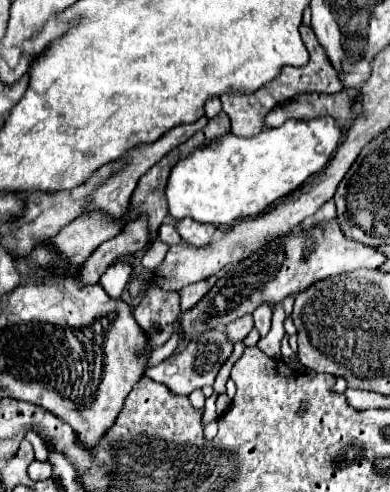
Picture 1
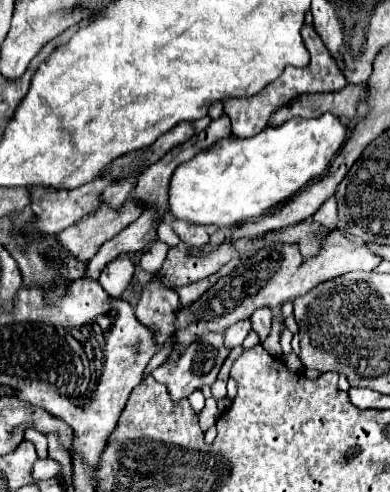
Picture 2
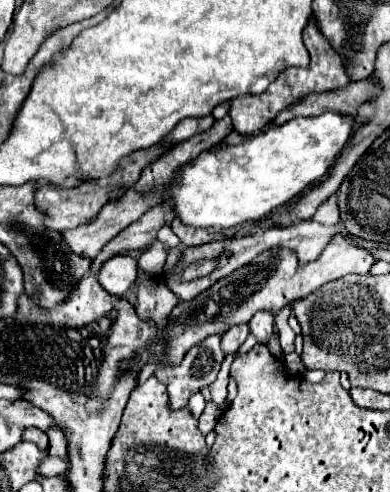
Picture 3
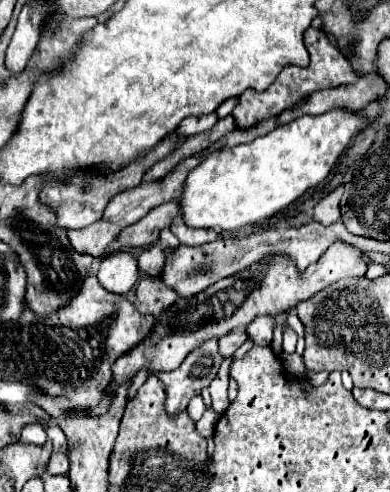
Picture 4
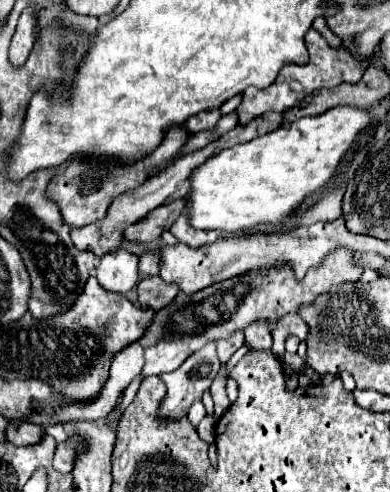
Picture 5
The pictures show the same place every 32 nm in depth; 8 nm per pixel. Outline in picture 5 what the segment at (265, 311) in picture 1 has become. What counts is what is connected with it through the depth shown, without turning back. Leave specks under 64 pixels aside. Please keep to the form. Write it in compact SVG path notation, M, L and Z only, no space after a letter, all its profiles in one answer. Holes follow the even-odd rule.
M252 324L252 328L244 330L244 344L250 350L272 350L272 336L268 332L268 324Z

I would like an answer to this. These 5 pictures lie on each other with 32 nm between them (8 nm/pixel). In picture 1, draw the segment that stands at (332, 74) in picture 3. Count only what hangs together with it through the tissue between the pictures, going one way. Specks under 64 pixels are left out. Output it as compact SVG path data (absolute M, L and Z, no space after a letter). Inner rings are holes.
M302 24L300 26L300 34L302 34L302 40L304 40L304 44L306 44L306 48L310 52L310 62L306 66L302 66L302 68L292 68L292 66L282 68L280 76L276 76L276 80L268 82L264 88L260 88L260 92L256 92L252 96L224 96L224 98L220 98L224 112L230 116L232 132L236 136L256 136L264 128L264 120L266 120L268 112L272 112L276 106L288 102L296 94L304 94L304 92L334 94L334 92L340 92L344 88L342 80L338 78L336 68L332 66L324 46L318 42L318 38L312 32L312 28Z

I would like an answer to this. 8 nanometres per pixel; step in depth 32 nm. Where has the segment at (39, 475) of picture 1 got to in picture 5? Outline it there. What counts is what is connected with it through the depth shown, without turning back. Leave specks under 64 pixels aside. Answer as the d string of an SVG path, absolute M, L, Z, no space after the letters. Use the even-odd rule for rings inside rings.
M72 436L66 442L58 444L56 454L54 454L54 468L60 472L72 472L74 470L74 462L78 460L78 456L82 456L88 450L88 442L82 436Z

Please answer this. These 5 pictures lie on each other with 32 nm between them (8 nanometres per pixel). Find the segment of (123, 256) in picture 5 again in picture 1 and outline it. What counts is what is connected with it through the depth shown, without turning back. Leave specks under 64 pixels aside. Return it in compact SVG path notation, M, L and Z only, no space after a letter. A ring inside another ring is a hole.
M118 260L112 266L108 266L108 270L104 272L104 276L100 278L100 284L108 292L108 296L120 298L120 294L128 286L130 278L132 278L132 266L130 266L130 262Z

